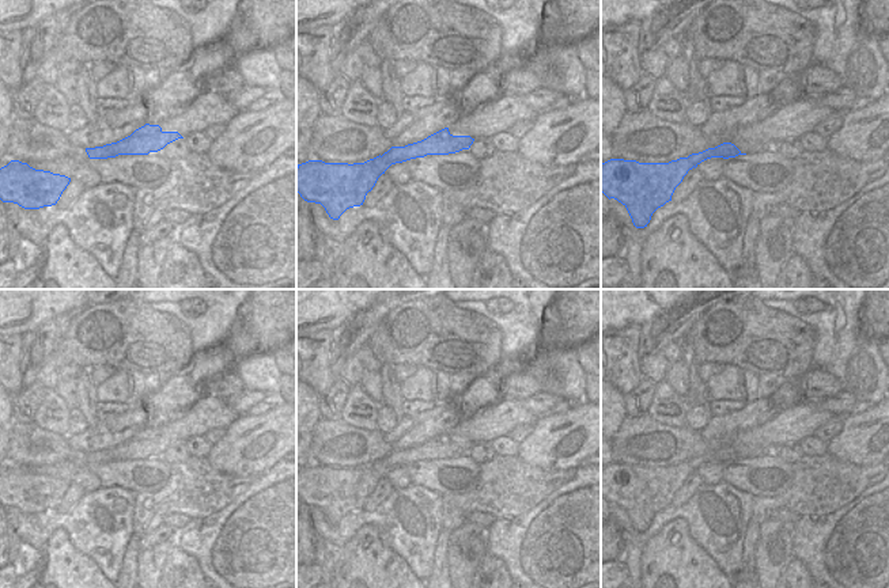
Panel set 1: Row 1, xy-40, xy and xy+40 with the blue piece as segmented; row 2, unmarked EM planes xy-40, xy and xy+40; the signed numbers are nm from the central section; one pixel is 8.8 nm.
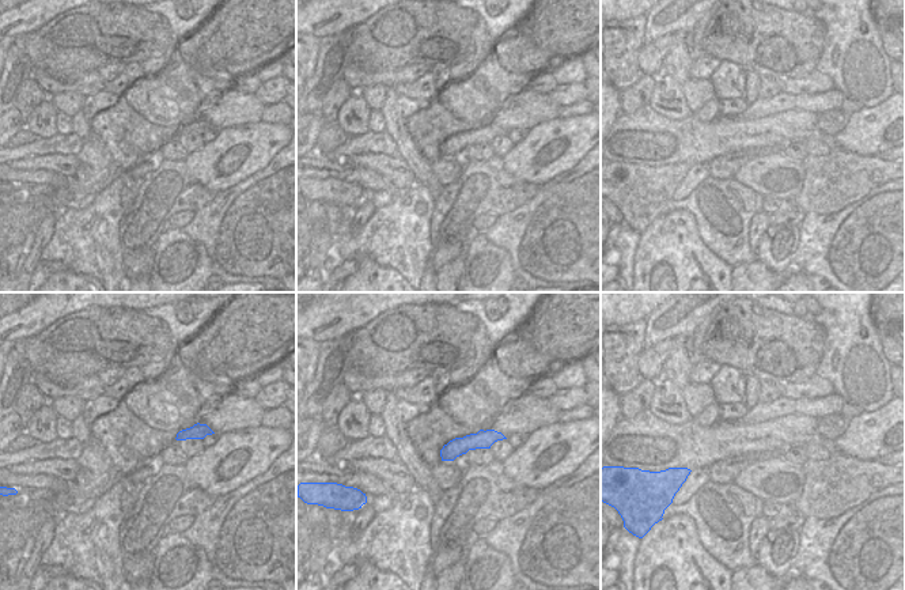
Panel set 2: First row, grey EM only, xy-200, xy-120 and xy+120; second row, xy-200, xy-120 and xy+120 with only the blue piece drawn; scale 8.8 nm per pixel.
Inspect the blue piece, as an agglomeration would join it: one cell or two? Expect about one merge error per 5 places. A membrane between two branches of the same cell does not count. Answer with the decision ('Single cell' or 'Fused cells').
Single cell

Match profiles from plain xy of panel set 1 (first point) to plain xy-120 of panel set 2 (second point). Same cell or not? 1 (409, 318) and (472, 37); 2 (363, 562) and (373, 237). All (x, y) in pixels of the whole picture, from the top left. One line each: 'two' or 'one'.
1: one
2: two

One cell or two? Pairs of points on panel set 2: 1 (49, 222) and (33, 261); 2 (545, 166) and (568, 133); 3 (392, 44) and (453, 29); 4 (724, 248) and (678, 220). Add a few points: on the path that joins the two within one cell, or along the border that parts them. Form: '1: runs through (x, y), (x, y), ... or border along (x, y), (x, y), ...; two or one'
1: runs through (45, 231), (34, 252); one
2: runs through (546, 157), (559, 139); one
3: runs through (406, 33), (435, 31), (438, 29); one
4: border along (678, 208), (693, 216), (701, 241), (719, 257); two

